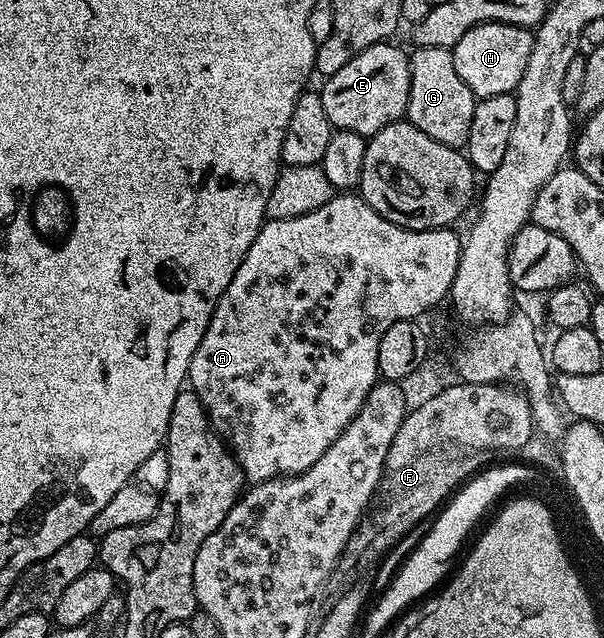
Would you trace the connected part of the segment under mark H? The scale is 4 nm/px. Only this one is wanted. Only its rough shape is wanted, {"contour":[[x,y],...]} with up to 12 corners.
{"contour":[[476,24],[451,51],[474,97],[516,93],[533,32]]}

